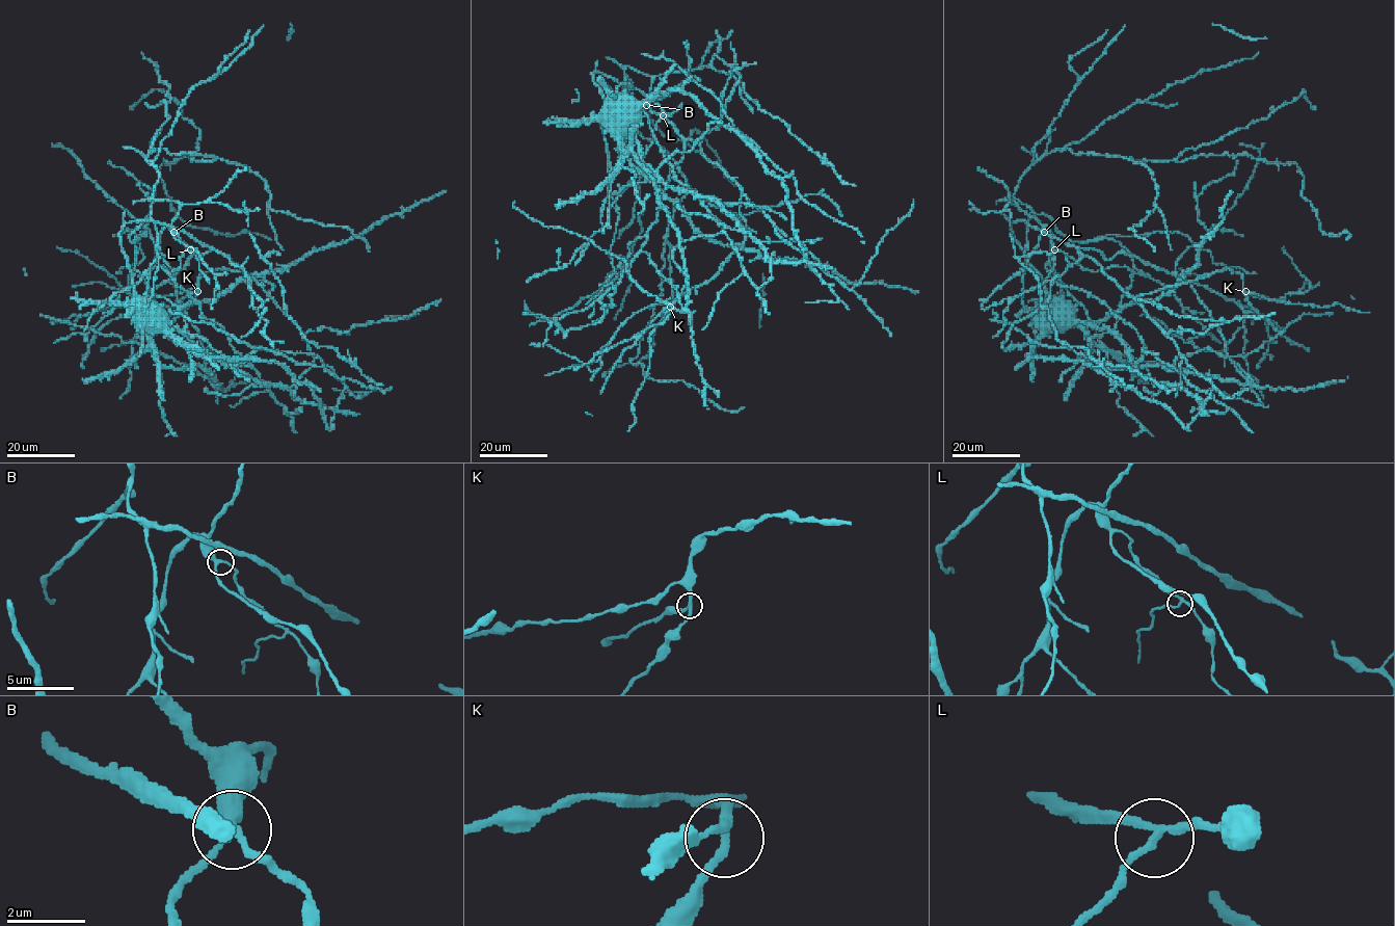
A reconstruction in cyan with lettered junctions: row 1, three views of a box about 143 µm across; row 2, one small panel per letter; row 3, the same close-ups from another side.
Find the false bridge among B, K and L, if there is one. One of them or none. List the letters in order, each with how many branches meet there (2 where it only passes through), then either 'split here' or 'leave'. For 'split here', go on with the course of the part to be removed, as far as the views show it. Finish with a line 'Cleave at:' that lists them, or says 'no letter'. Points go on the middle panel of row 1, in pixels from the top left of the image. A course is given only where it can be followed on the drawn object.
B: branches 3; leave
K: branches 3; leave
L: branches 3; split here; course (663, 115), (637, 174), (611, 208)
Cleave at: L

